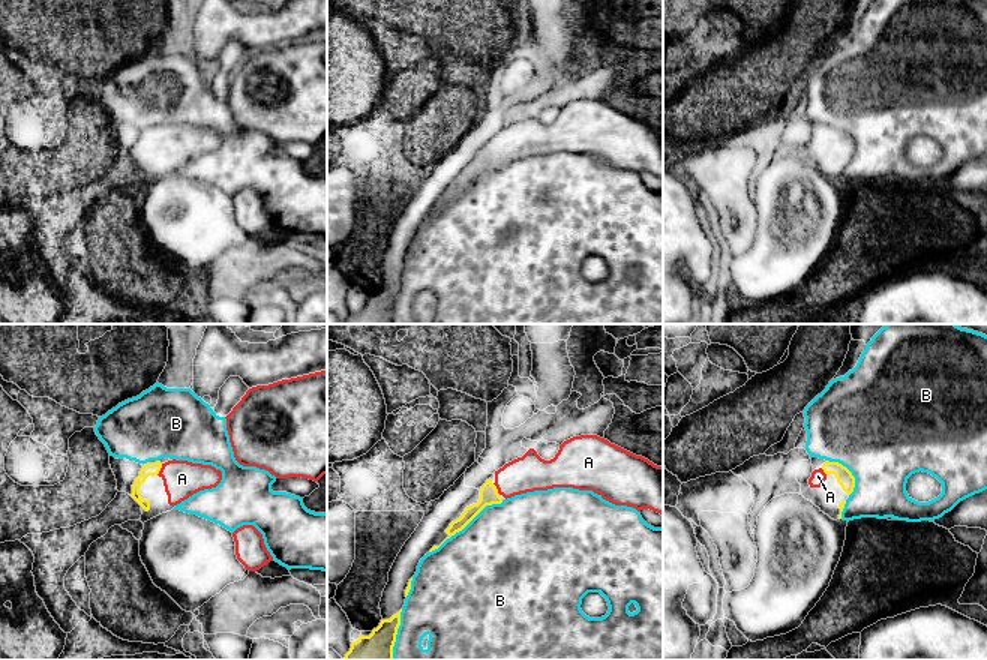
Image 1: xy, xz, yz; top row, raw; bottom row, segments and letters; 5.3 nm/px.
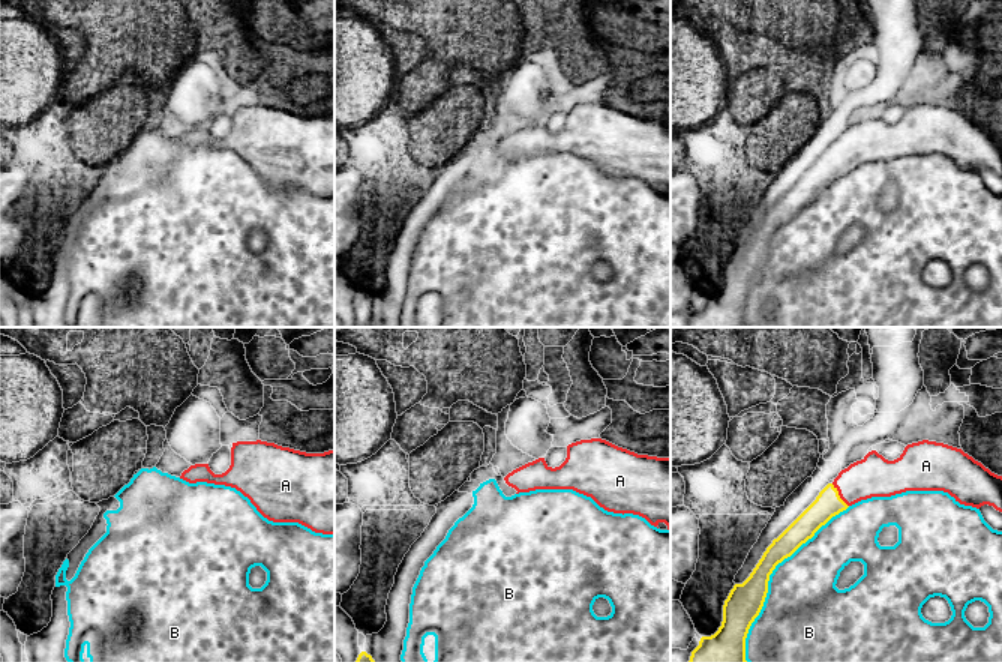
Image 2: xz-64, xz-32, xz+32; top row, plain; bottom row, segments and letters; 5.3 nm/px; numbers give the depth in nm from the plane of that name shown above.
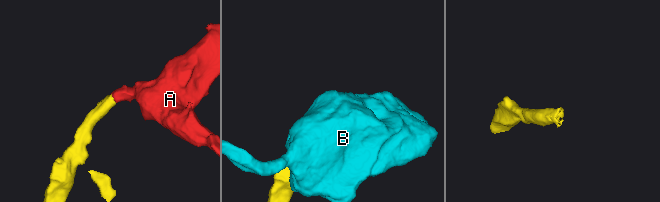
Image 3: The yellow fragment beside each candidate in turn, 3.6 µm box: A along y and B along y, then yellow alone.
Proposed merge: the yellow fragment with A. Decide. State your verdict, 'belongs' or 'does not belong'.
belongs

